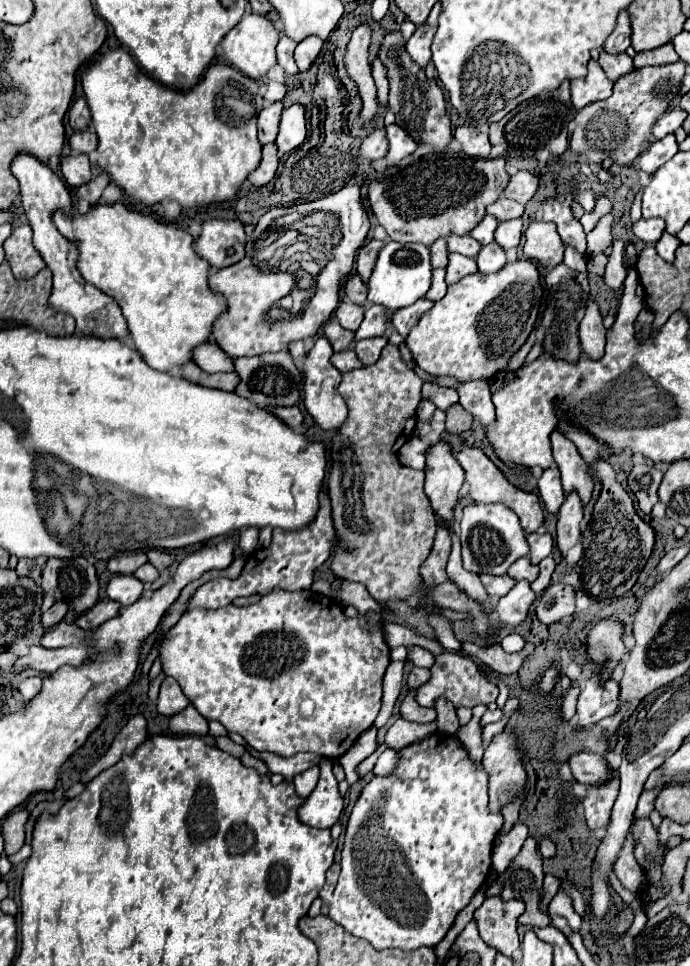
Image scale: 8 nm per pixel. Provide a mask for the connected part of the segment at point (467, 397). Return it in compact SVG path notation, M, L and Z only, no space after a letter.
M418 368L418 374L424 378L424 380L436 380L440 386L450 386L454 388L458 394L460 394L460 404L464 406L464 410L468 410L474 418L480 420L480 424L486 428L492 424L492 420L496 420L496 414L494 414L494 404L492 404L492 392L488 390L490 384L484 382L484 380L478 380L478 382L464 382L464 384L458 384L456 380L452 378L432 378L430 374L426 374L422 368Z

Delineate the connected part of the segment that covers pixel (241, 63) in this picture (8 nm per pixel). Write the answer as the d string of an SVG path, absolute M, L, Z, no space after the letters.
M248 14L244 16L238 26L234 26L222 40L222 48L224 48L224 58L230 66L234 66L236 70L240 70L244 76L252 78L252 80L260 80L264 74L268 74L270 68L274 68L278 64L276 60L276 44L280 40L280 32L272 26L270 20L266 20L264 16L256 16L256 14Z

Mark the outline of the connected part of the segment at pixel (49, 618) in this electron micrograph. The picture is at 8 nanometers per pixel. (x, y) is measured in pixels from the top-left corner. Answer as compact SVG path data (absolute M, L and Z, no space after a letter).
M56 602L48 612L42 614L42 626L44 626L46 630L52 628L52 626L56 626L56 624L64 618L66 610L68 610L68 604L64 604L64 602Z

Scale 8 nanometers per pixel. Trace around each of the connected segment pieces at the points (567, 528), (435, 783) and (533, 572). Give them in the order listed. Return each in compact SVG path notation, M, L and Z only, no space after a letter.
M574 492L566 494L564 504L558 512L558 548L560 552L568 552L580 540L580 522L582 522L582 500Z
M438 732L432 738L410 744L402 750L398 768L390 776L372 778L352 808L342 848L342 872L328 916L380 950L436 946L454 924L456 914L486 882L492 842L500 826L502 814L488 810L488 776L482 766L470 762L462 742Z
M524 556L524 558L516 560L516 562L508 568L508 576L514 578L514 580L528 580L528 582L534 582L536 576L538 576L538 566L534 566L528 556Z

